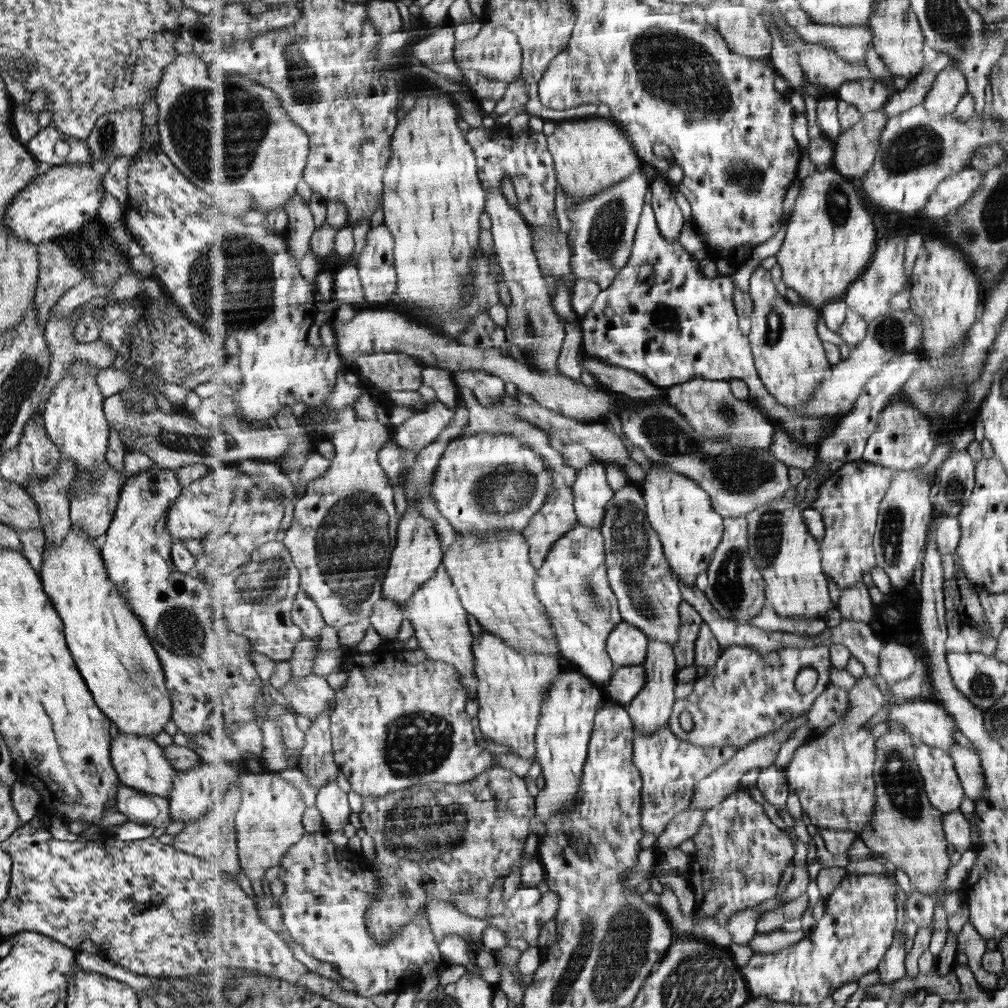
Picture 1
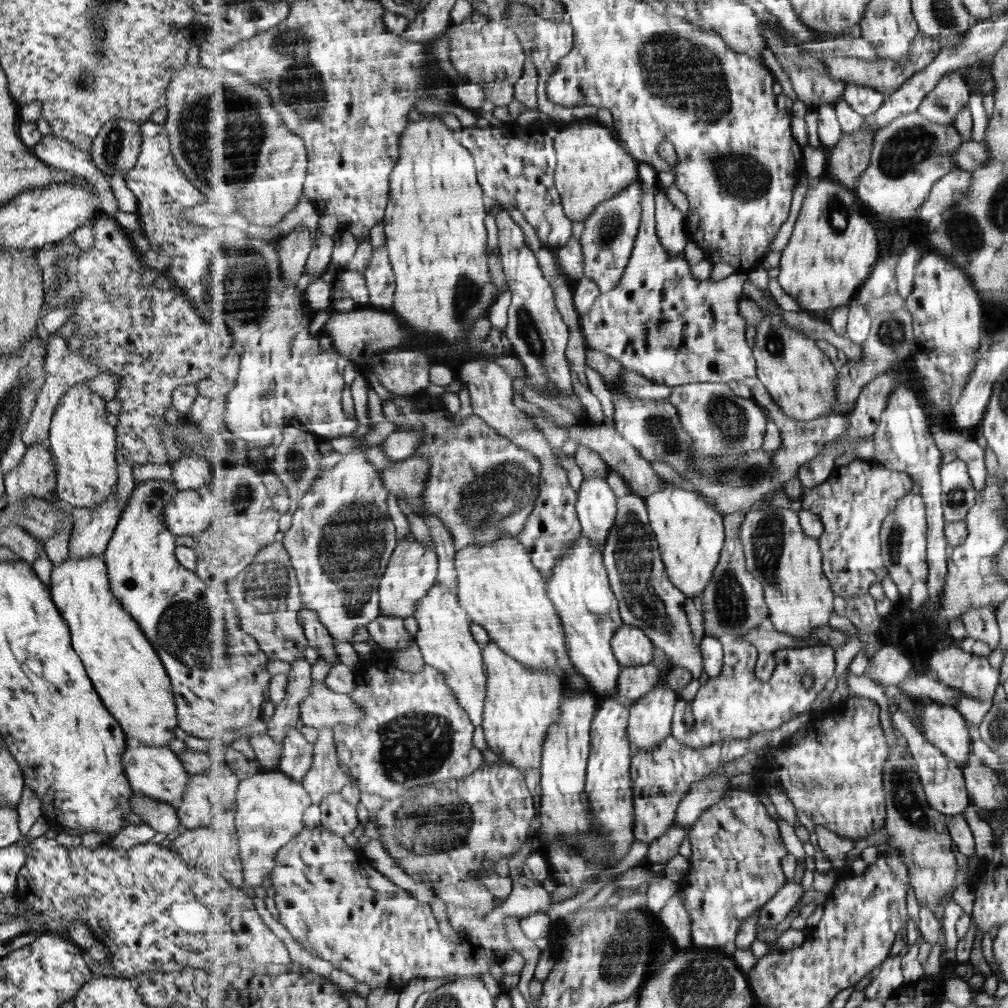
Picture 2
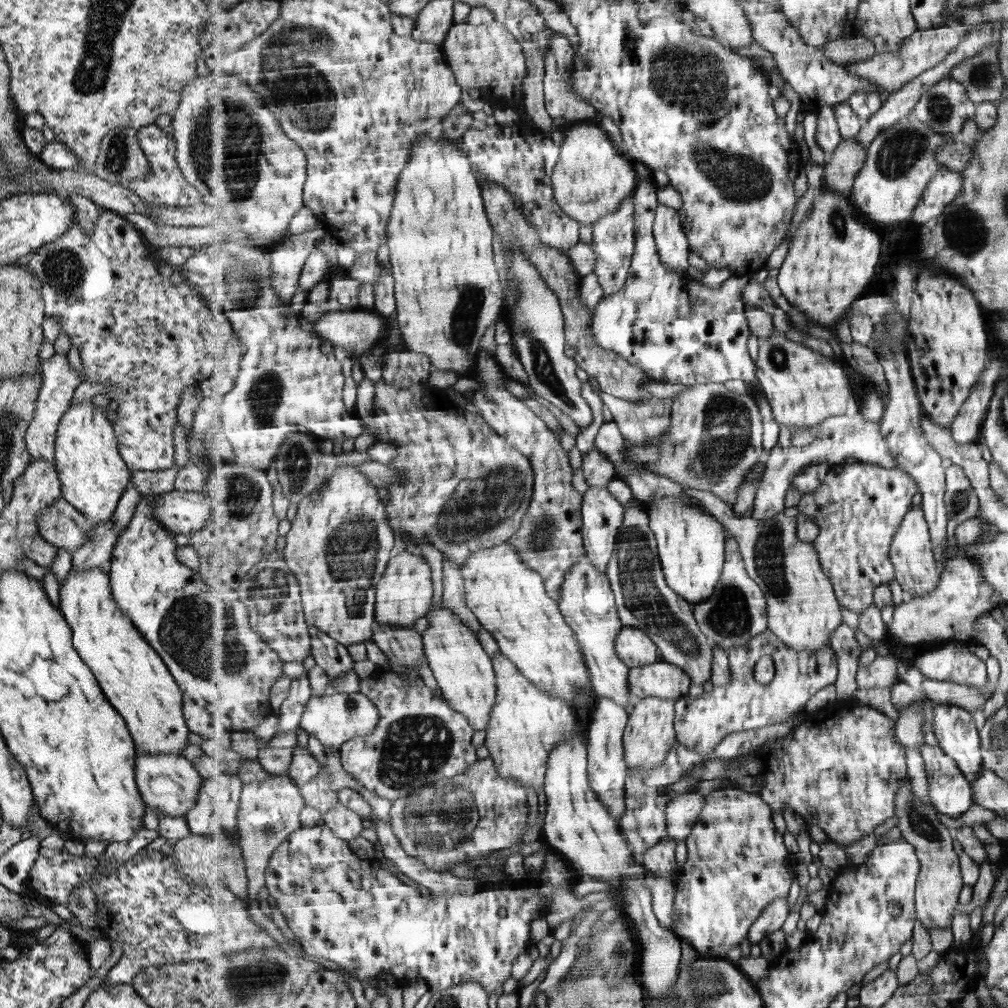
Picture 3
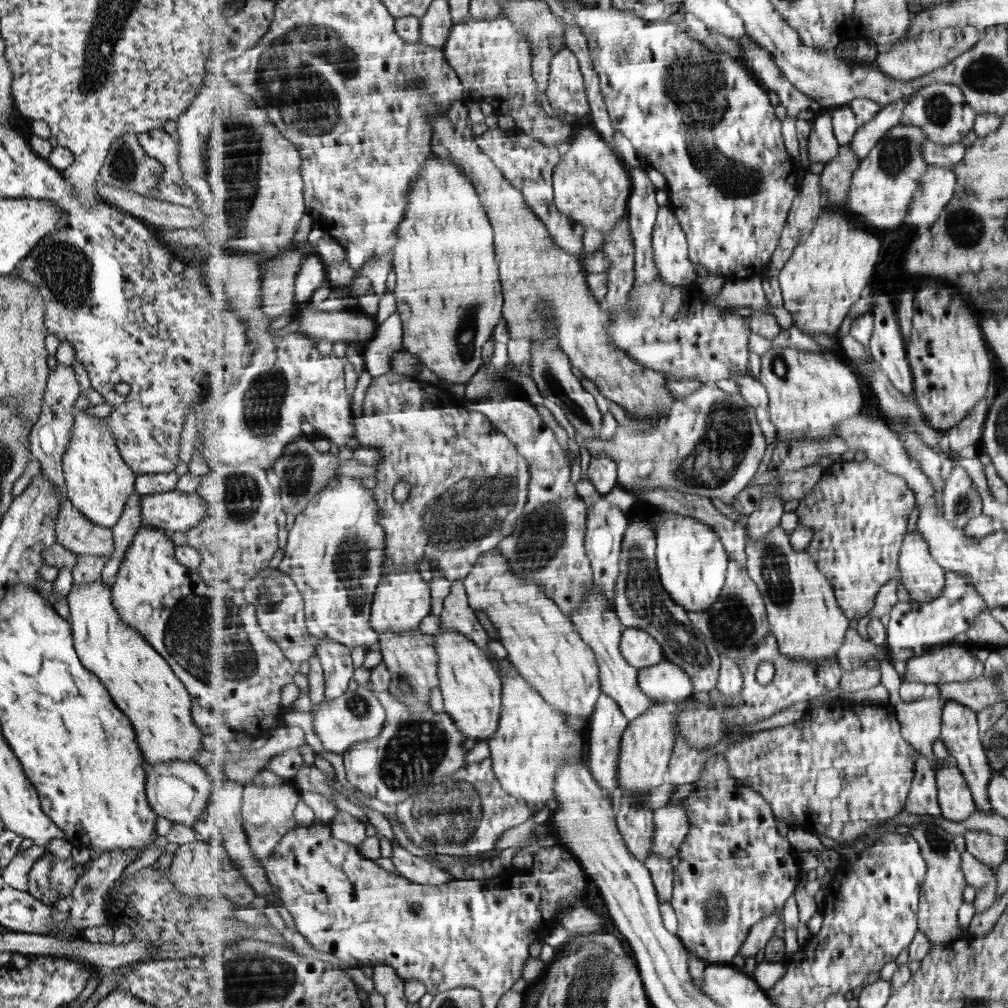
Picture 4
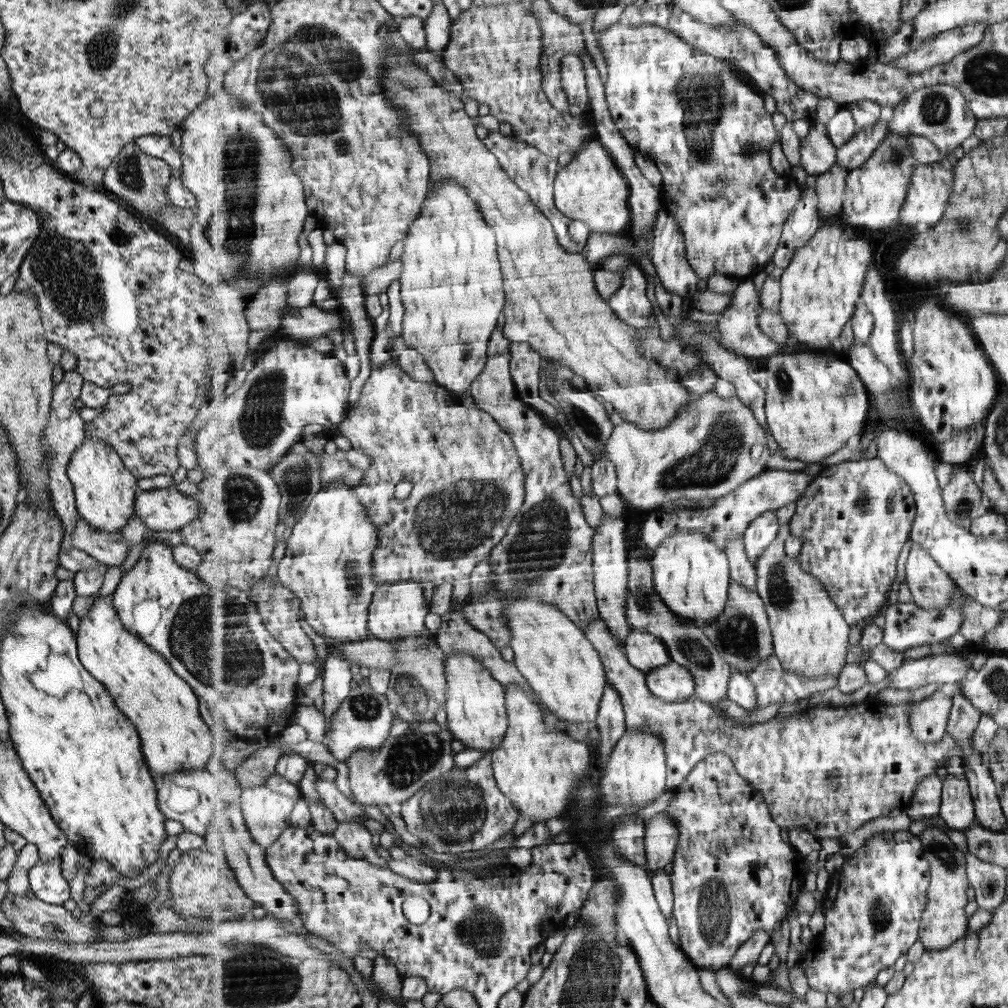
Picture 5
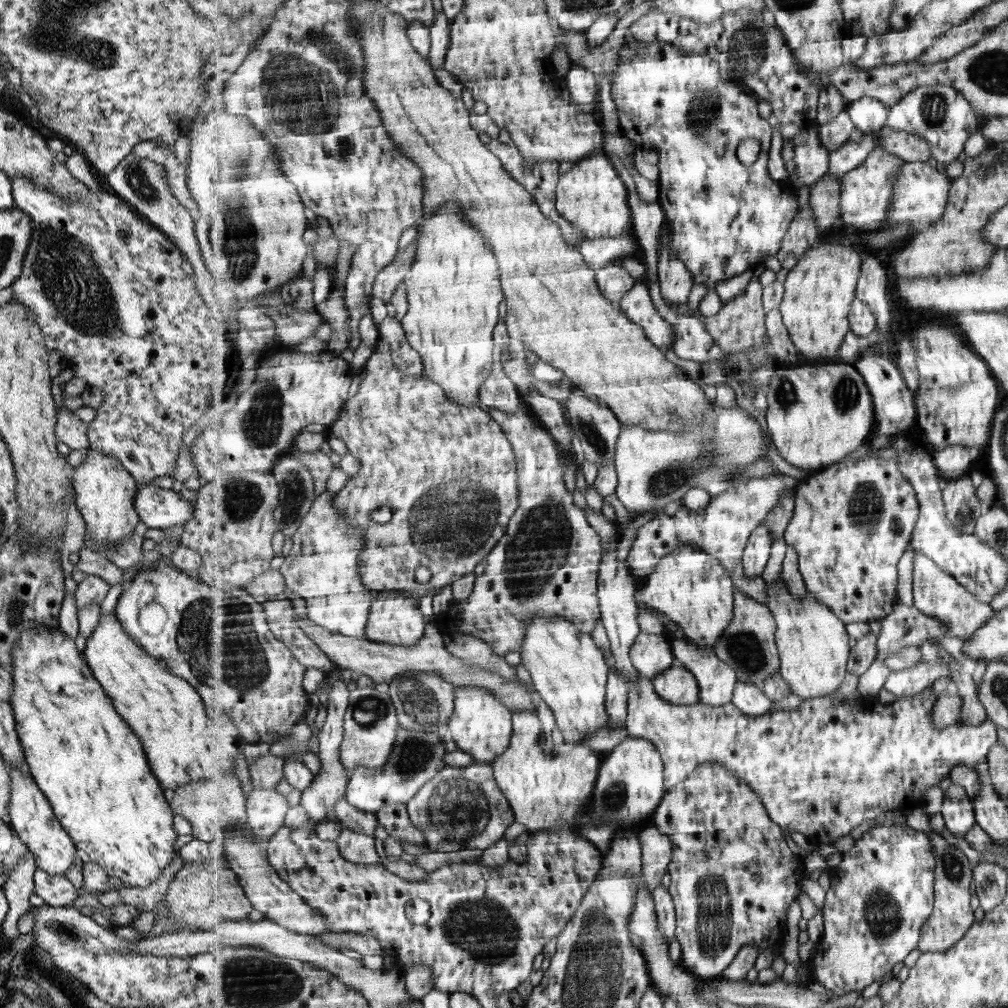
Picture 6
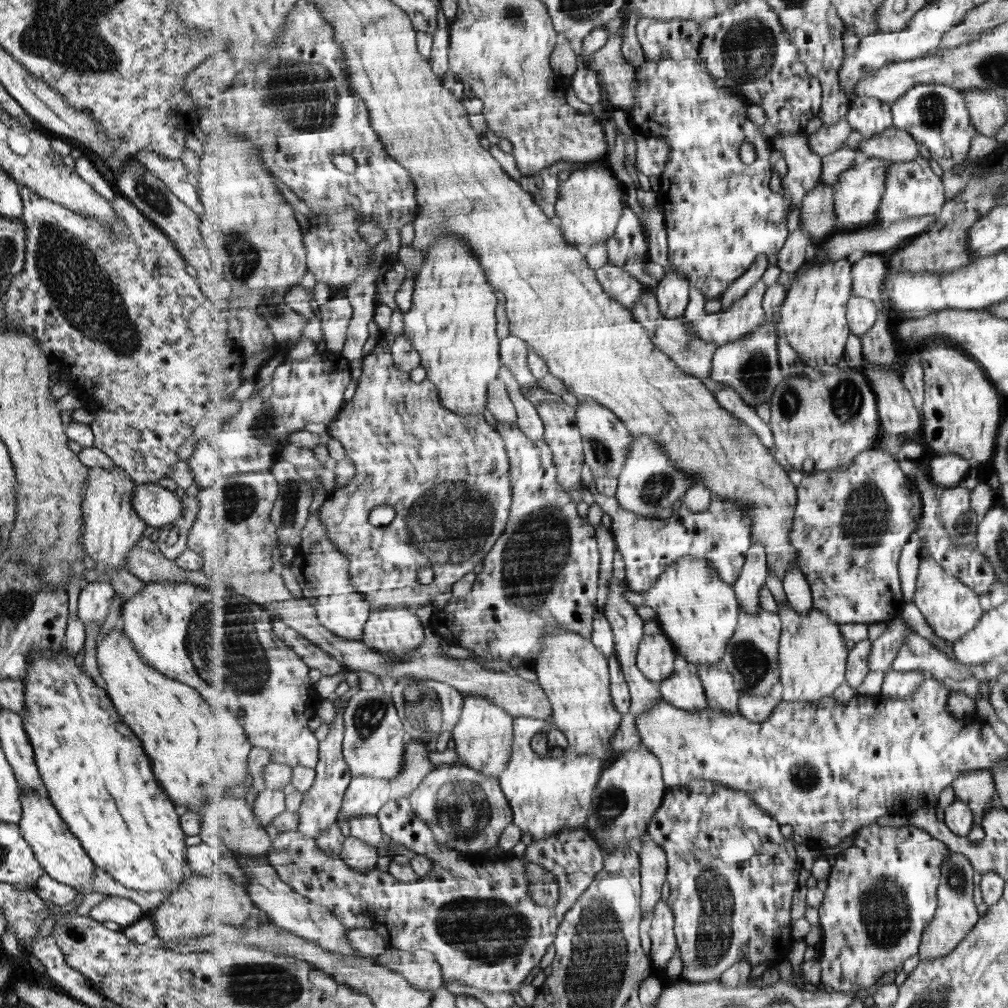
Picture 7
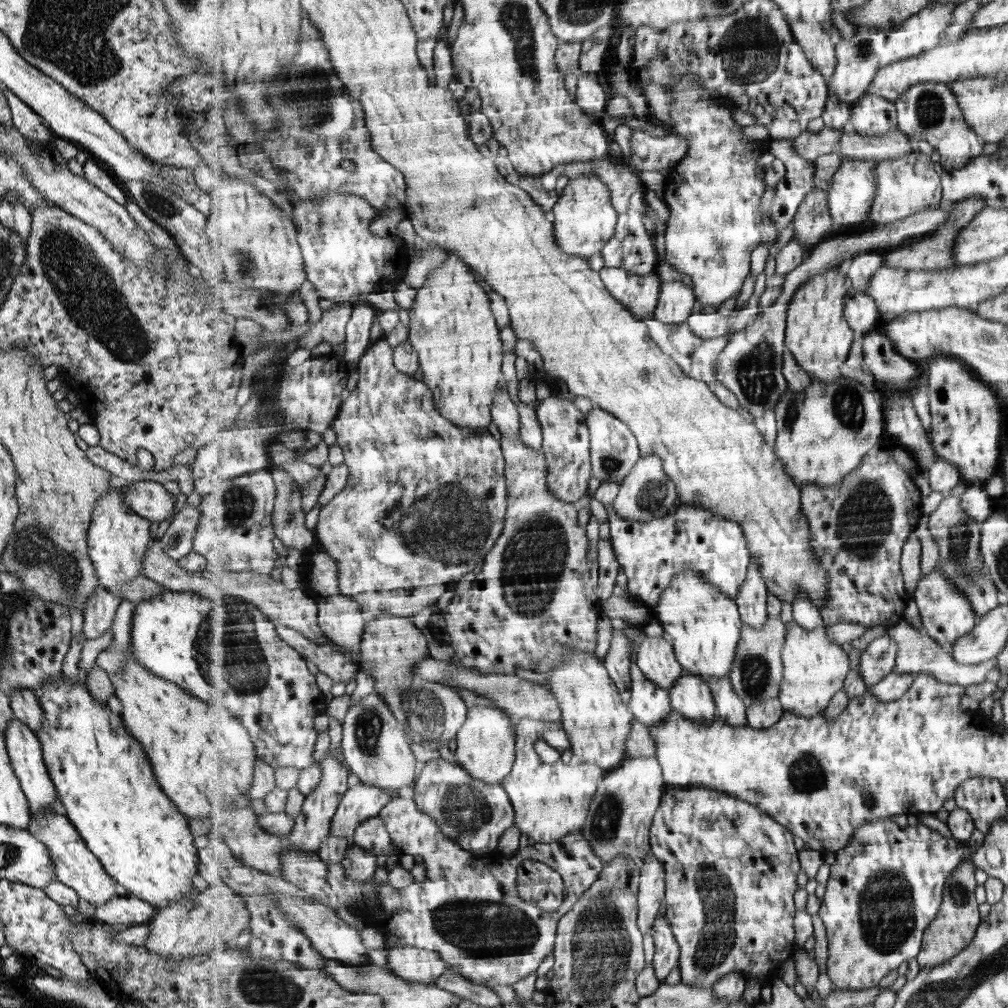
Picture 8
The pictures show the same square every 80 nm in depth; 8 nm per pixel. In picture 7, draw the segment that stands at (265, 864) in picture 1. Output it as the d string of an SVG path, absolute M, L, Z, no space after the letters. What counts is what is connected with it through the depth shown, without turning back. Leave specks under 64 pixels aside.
M264 789L255 799L250 799L253 813L260 825L270 831L270 824L286 812L287 803L284 789Z

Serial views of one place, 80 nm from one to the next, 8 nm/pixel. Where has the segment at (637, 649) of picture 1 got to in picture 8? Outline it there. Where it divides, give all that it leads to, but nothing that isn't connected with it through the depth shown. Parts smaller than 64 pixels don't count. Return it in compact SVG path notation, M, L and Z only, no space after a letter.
M643 635L638 650L637 666L659 688L671 690L684 674L684 667L676 657L674 644L667 637Z

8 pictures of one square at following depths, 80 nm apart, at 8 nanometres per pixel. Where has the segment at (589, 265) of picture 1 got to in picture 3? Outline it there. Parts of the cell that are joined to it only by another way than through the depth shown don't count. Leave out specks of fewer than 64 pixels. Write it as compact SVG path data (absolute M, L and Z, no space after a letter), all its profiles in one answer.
M633 194L620 202L617 212L601 217L593 227L591 245L593 253L597 255L597 268L594 274L597 275L605 296L613 296L625 288L636 252L636 202Z

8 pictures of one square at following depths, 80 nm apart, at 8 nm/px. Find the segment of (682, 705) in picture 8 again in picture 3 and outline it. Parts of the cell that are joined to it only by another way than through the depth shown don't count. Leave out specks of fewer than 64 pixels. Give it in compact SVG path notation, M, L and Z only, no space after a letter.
M665 660L632 668L628 679L635 701L650 696L681 700L689 694L692 683L689 673Z

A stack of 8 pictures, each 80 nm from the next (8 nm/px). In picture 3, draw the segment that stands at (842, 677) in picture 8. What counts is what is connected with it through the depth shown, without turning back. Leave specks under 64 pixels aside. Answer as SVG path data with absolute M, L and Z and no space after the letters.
M780 512L774 517L756 519L749 517L725 518L725 526L737 536L741 552L751 578L759 583L768 602L768 628L781 639L787 647L798 651L818 651L829 647L831 632L843 624L840 600L837 598L832 580L824 573L814 542L803 542L797 536L797 518Z

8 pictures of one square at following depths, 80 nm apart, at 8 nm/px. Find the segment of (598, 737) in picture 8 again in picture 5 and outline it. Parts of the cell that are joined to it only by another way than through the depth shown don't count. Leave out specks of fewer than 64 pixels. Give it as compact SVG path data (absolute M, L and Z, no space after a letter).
M519 597L512 603L505 604L504 614L508 616L508 627L512 630L510 648L514 651L515 666L529 681L533 690L540 696L548 710L567 722L596 722L600 702L608 680L600 652L588 639L584 629L575 624L564 612L555 605L545 601L536 601Z

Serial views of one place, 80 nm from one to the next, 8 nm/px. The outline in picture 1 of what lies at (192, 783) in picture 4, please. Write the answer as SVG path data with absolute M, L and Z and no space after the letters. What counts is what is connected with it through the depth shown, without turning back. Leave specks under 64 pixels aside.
M117 729L109 742L109 761L121 785L153 796L167 798L173 780L177 776L177 770L173 769L169 761L165 761L163 748L149 740L149 737L131 736L131 734L120 733Z

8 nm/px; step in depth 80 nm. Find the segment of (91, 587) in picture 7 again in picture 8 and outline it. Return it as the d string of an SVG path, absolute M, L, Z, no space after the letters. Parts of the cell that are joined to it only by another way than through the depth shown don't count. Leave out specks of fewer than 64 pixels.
M97 585L82 608L82 634L86 640L97 638L109 626L120 598L115 591Z

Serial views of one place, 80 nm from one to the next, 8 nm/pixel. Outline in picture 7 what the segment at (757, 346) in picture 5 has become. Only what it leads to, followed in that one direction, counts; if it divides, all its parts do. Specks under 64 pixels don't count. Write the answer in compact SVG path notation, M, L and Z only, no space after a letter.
M759 280L748 294L745 294L739 302L731 305L729 308L720 309L716 313L706 313L703 309L706 302L705 297L698 289L689 287L689 304L685 308L685 318L693 322L693 328L695 328L695 336L697 336L703 342L714 342L719 347L725 346L730 342L741 340L747 335L757 331L757 329L765 325L769 314L763 308L763 300L768 290L768 285Z

